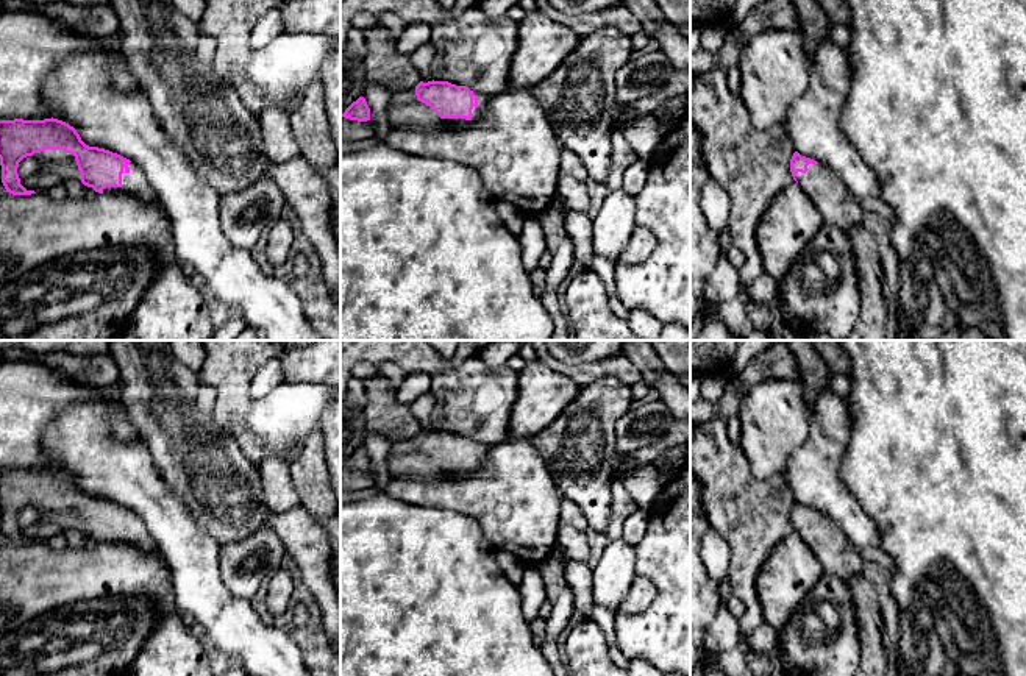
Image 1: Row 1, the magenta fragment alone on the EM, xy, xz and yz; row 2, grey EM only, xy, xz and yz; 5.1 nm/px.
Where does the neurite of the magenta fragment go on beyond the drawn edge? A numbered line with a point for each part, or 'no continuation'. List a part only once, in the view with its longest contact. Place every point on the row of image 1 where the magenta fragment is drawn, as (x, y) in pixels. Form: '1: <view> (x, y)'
1: xz (405, 110)

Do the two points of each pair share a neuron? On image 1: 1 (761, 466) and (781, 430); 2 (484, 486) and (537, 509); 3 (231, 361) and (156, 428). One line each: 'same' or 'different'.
1: same
2: same
3: different

